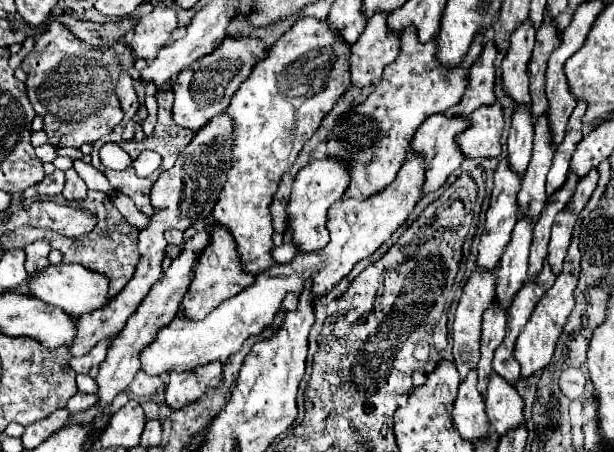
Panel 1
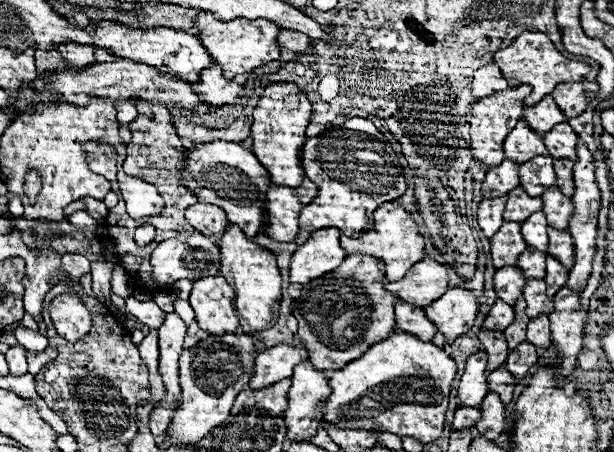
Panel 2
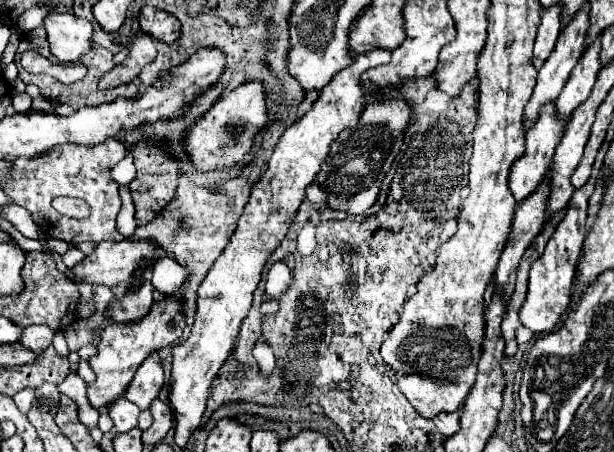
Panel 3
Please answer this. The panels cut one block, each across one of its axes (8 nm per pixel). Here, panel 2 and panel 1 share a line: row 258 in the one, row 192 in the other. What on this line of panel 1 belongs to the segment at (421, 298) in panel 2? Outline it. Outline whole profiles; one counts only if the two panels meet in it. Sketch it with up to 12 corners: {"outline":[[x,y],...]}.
{"outline":[[434,114],[410,152],[426,162],[424,194],[444,186],[464,156],[456,136],[466,118]]}

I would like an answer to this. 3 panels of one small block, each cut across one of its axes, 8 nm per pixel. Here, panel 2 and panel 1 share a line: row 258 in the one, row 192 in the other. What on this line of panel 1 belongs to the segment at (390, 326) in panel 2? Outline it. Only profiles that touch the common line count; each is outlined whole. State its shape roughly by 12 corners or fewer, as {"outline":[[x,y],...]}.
{"outline":[[410,26],[366,100],[342,114],[326,158],[350,172],[342,198],[394,182],[416,128],[458,104],[464,64],[444,68]]}

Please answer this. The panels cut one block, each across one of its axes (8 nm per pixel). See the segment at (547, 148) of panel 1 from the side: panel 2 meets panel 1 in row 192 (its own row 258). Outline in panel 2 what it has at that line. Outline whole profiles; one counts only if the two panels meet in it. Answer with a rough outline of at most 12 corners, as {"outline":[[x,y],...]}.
{"outline":[[526,248],[518,258],[522,274],[544,278],[546,252]]}

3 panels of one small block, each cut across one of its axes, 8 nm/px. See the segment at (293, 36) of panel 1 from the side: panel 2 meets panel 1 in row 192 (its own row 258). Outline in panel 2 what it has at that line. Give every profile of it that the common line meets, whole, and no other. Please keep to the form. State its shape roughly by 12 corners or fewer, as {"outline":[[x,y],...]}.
{"outline":[[230,224],[216,242],[244,332],[276,324],[280,270]]}

